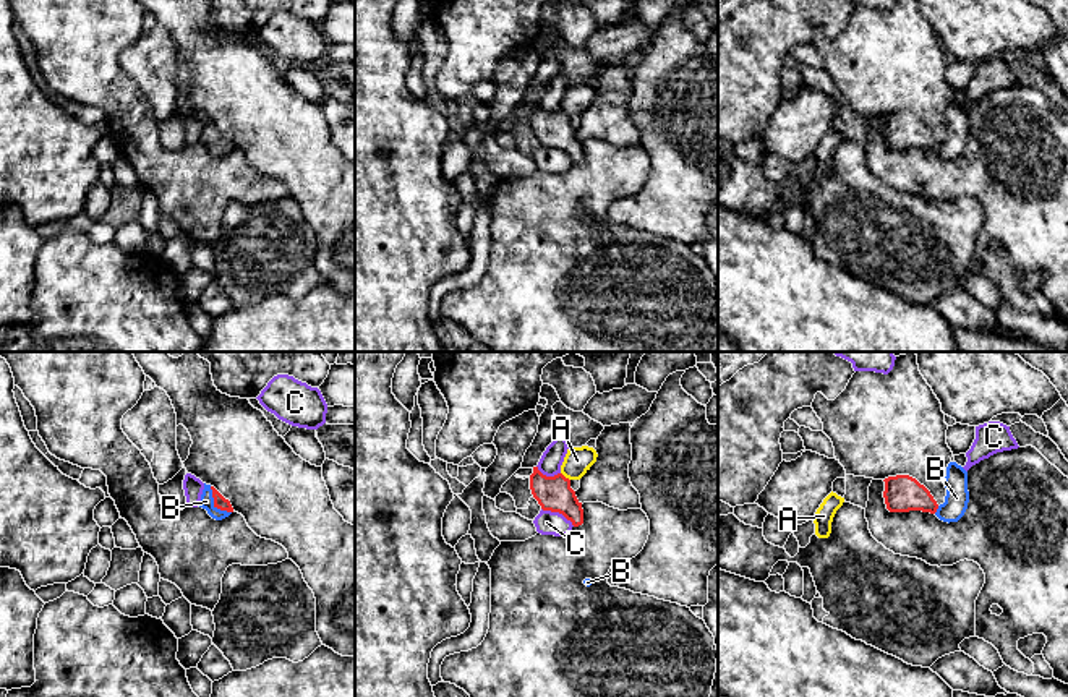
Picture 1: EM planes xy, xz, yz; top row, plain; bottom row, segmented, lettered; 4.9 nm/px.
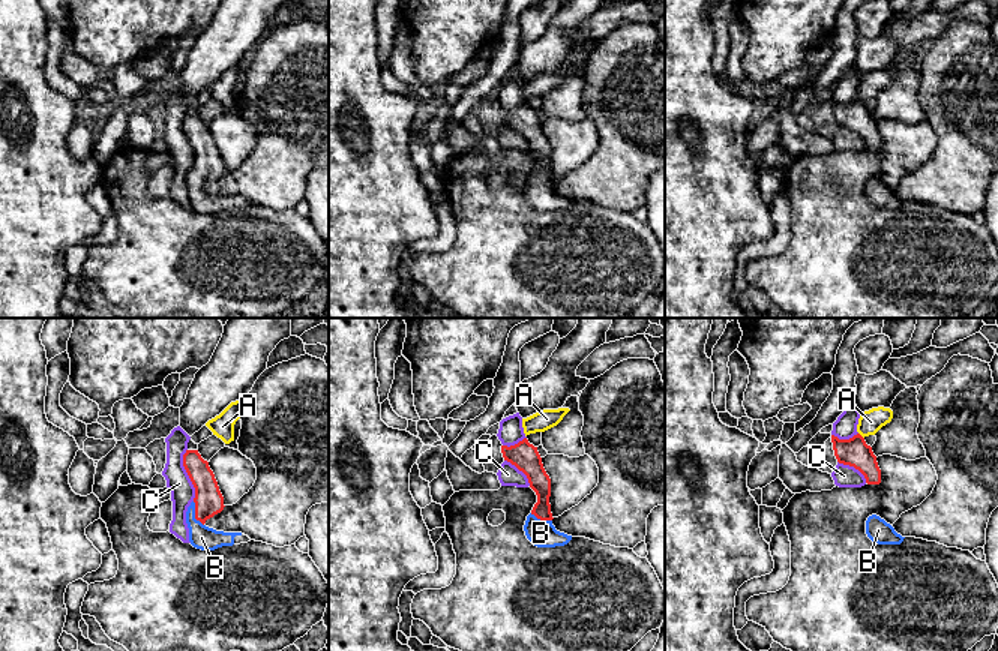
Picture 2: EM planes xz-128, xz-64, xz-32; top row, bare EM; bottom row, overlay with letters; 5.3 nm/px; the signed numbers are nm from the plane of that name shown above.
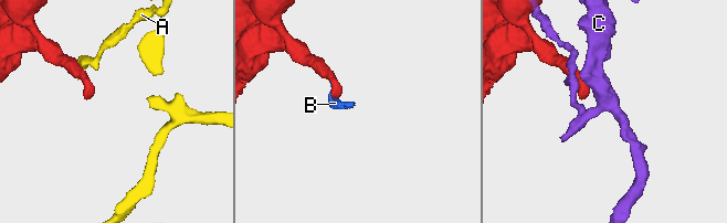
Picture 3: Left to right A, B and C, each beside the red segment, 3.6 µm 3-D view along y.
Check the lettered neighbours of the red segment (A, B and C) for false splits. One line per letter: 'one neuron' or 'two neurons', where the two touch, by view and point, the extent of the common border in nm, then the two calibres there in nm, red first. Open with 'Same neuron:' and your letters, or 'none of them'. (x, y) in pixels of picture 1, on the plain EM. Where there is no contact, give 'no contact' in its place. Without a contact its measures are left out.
Same neuron: B
A: two neurons; contact xz (564, 114); length 60 nm; calibres 180 and 140 nm
B: one neuron; contact xy (214, 141); length 170 nm; calibres 70 and 70 nm
C: two neurons; contact xz (558, 148); length 190 nm; calibres 180 and 120 nm

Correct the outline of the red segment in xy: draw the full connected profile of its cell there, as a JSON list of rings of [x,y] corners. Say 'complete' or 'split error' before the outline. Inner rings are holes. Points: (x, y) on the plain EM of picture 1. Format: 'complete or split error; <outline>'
split error; [[[206,120],[201,131],[199,144],[206,146],[207,151],[216,157],[222,157],[233,149],[230,138],[225,136],[214,123]]]

